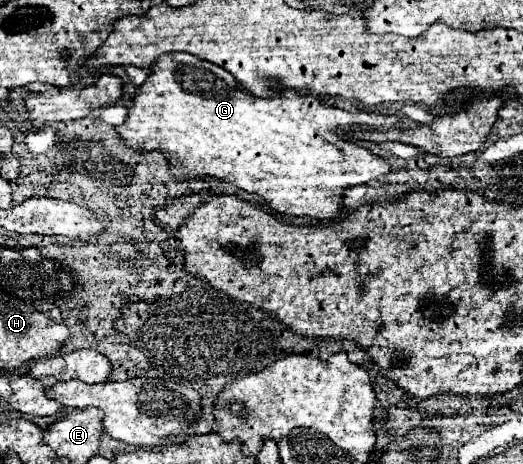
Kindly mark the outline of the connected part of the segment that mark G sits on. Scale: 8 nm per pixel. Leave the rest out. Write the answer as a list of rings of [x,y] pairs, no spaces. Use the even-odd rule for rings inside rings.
[[[172,52],[172,54],[162,54],[154,66],[150,68],[150,74],[146,78],[146,82],[142,84],[140,92],[134,96],[132,100],[132,106],[128,108],[128,116],[124,120],[124,124],[116,126],[116,132],[120,134],[120,138],[124,138],[126,146],[132,148],[134,152],[162,152],[168,160],[170,160],[170,172],[172,176],[180,178],[180,180],[190,180],[192,176],[194,178],[202,178],[202,176],[212,176],[212,178],[218,178],[218,180],[224,180],[224,182],[230,182],[234,186],[238,186],[240,190],[244,192],[250,192],[250,194],[258,194],[274,212],[280,212],[280,214],[290,214],[290,216],[310,216],[310,218],[318,218],[318,220],[332,220],[332,218],[338,218],[340,214],[340,198],[342,198],[342,192],[344,188],[348,186],[354,186],[354,184],[366,184],[370,182],[372,178],[378,178],[382,174],[388,174],[390,172],[390,164],[380,158],[380,156],[374,156],[368,148],[360,148],[356,146],[354,142],[346,140],[344,138],[344,132],[348,132],[348,128],[354,128],[354,126],[368,126],[368,128],[392,128],[392,126],[400,126],[400,120],[394,118],[394,116],[382,116],[382,114],[376,114],[376,112],[346,112],[346,110],[340,110],[340,108],[334,108],[334,106],[328,106],[324,104],[322,100],[318,98],[312,98],[310,94],[302,96],[300,92],[292,92],[292,90],[282,90],[282,92],[276,92],[272,98],[256,98],[252,94],[248,94],[244,88],[238,86],[238,82],[232,78],[232,74],[228,74],[224,68],[212,64],[212,62],[206,62],[206,60],[200,60],[192,54],[186,54],[186,52]]]

